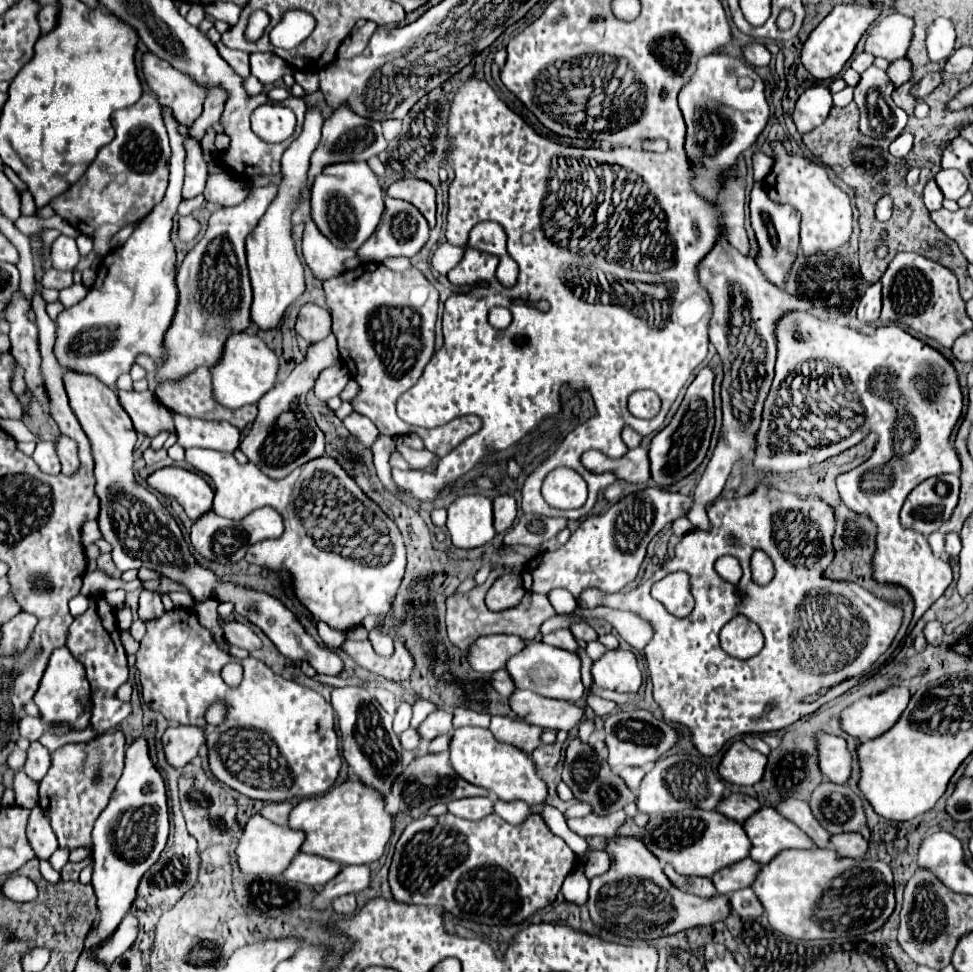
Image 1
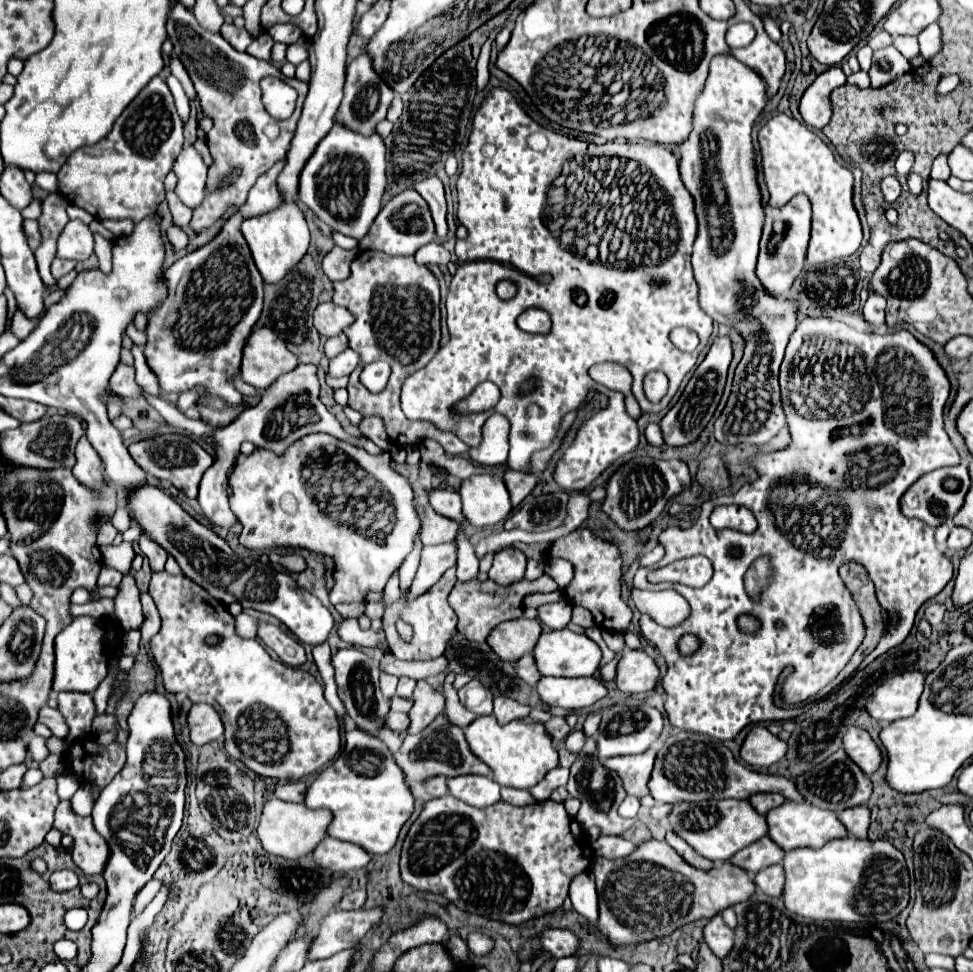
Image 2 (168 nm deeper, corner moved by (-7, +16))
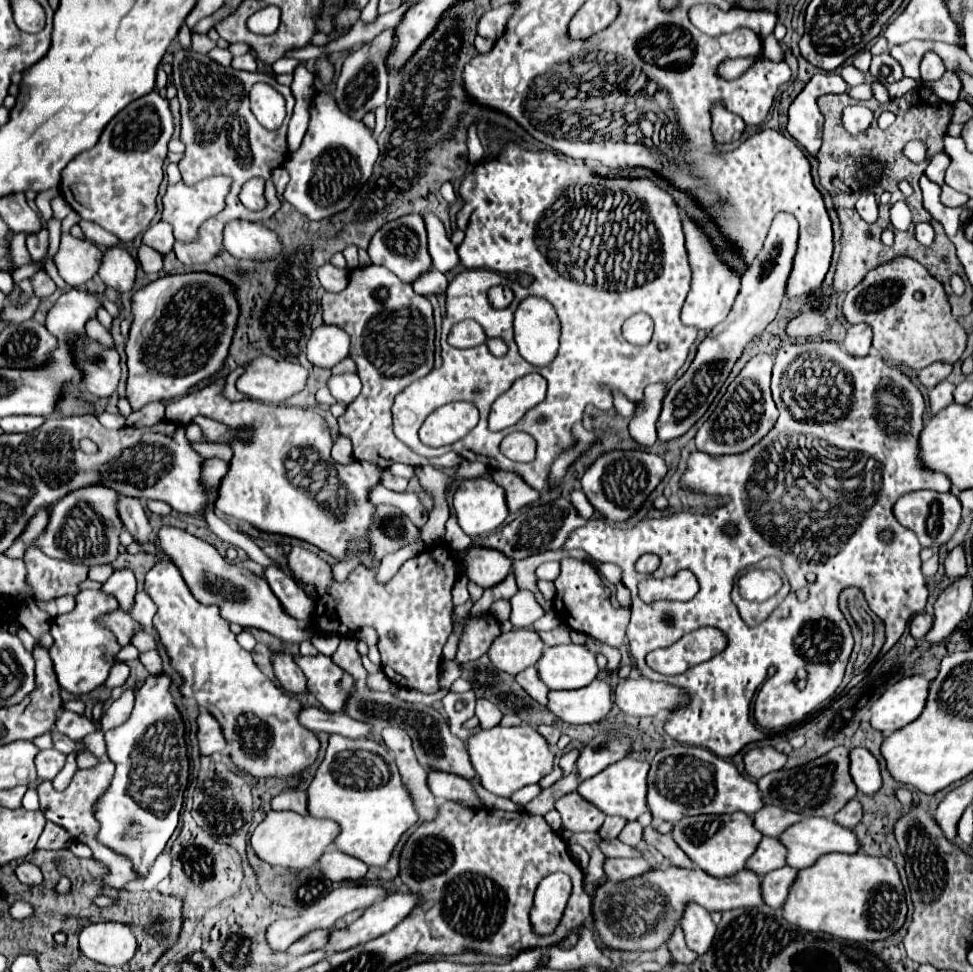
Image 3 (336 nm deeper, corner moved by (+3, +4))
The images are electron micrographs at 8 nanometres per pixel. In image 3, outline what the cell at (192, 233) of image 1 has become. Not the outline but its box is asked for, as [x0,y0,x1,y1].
[139,246,163,272]

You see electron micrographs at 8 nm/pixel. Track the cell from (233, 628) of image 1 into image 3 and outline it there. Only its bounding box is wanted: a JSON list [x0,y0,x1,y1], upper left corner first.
[271,652,307,694]

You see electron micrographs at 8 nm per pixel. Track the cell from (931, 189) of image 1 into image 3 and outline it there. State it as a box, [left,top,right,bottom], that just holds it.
[925,152,949,184]

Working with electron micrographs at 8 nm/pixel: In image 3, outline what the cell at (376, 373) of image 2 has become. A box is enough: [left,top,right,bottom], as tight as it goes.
[327,374,361,404]

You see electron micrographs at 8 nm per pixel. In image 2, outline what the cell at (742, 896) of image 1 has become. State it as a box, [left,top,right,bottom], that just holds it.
[755,864,785,896]

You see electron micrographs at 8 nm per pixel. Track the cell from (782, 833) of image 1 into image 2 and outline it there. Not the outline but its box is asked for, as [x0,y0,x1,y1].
[767,802,847,852]

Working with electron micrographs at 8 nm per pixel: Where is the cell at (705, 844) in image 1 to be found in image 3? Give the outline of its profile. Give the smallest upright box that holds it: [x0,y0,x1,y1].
[673,812,761,878]

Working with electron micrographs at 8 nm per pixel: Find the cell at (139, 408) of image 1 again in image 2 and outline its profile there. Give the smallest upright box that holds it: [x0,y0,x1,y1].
[109,362,141,398]

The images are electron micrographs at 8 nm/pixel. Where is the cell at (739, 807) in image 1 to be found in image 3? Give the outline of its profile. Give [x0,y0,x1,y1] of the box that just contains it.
[753,806,803,836]

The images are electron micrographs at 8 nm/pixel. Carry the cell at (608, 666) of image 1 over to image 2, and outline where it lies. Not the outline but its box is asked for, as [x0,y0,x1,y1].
[617,648,659,694]

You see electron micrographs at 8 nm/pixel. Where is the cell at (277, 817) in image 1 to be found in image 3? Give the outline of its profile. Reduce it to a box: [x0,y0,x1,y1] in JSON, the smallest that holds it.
[271,790,307,814]

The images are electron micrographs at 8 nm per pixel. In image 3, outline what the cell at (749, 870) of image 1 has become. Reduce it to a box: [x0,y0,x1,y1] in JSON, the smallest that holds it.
[747,838,785,876]

